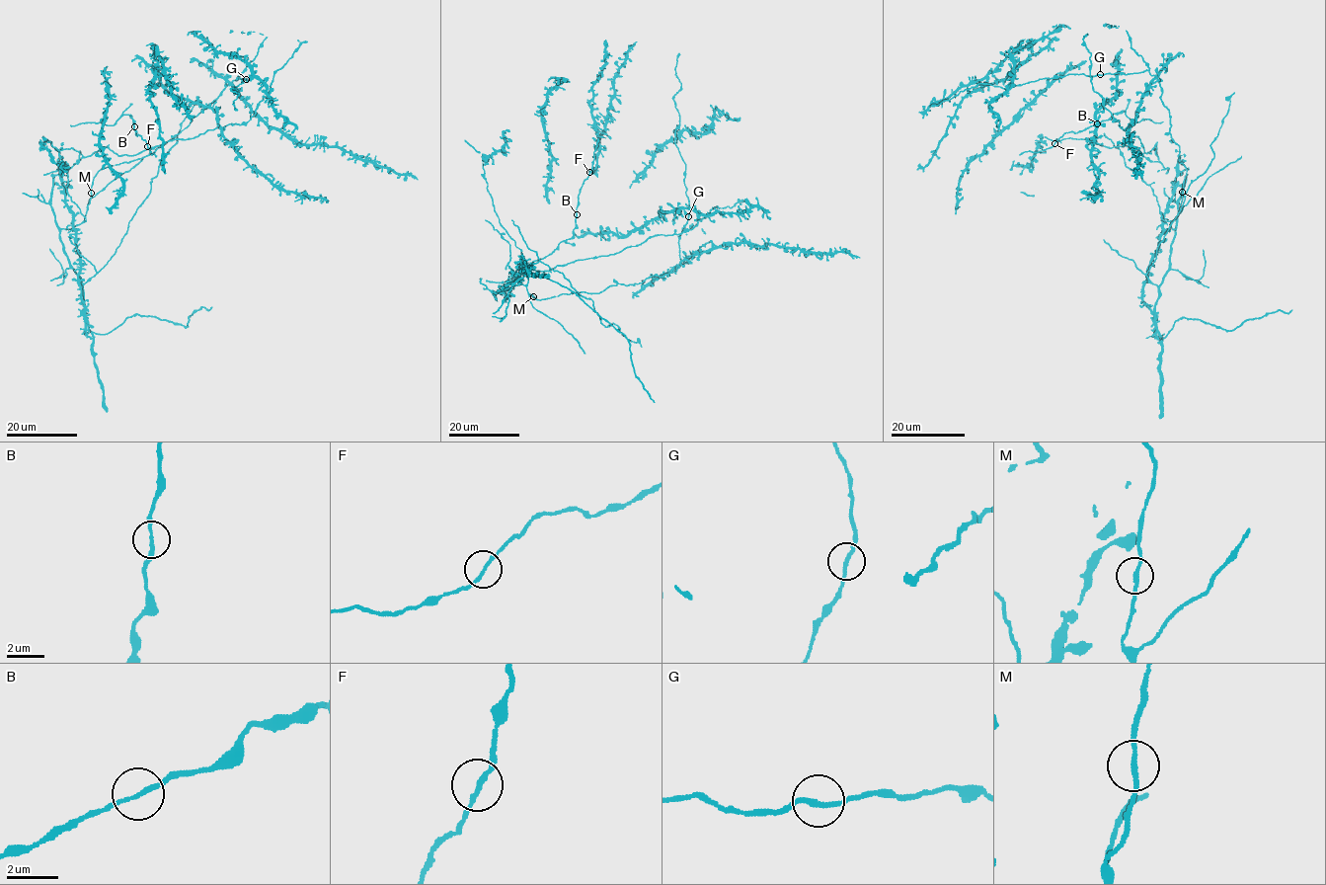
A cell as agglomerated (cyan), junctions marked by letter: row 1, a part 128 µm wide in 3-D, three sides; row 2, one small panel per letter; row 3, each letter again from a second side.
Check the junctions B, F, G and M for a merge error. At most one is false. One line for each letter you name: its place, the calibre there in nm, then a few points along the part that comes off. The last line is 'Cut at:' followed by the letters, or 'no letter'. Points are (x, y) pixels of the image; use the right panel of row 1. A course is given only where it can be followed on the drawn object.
Cut at: no letter

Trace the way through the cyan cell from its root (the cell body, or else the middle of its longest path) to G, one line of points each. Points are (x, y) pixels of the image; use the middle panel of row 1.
G: (526, 288), (542, 299), (599, 292), (673, 273), (681, 264), (678, 239), (688, 216)

